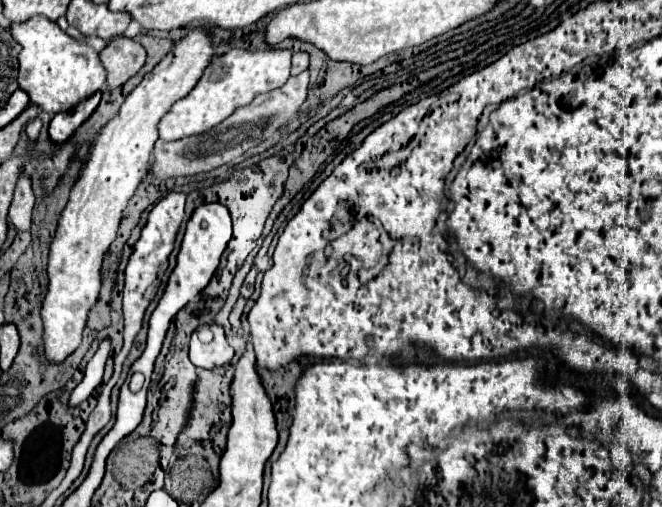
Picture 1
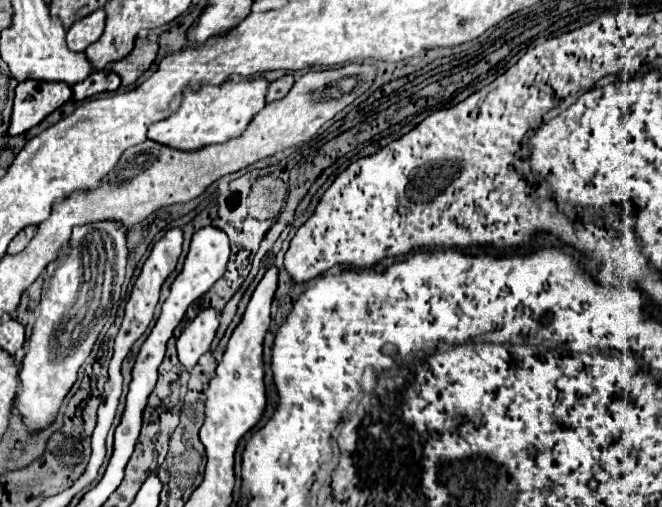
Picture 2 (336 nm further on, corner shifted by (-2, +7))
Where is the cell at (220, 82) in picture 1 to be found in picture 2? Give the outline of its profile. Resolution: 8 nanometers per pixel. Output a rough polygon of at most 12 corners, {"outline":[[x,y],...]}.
{"outline":[[270,82],[184,92],[148,138],[178,150],[226,142],[266,104]]}

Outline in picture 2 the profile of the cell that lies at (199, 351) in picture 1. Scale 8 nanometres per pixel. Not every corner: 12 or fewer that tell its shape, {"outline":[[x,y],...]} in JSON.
{"outline":[[206,308],[180,334],[186,368],[210,350],[218,312]]}

